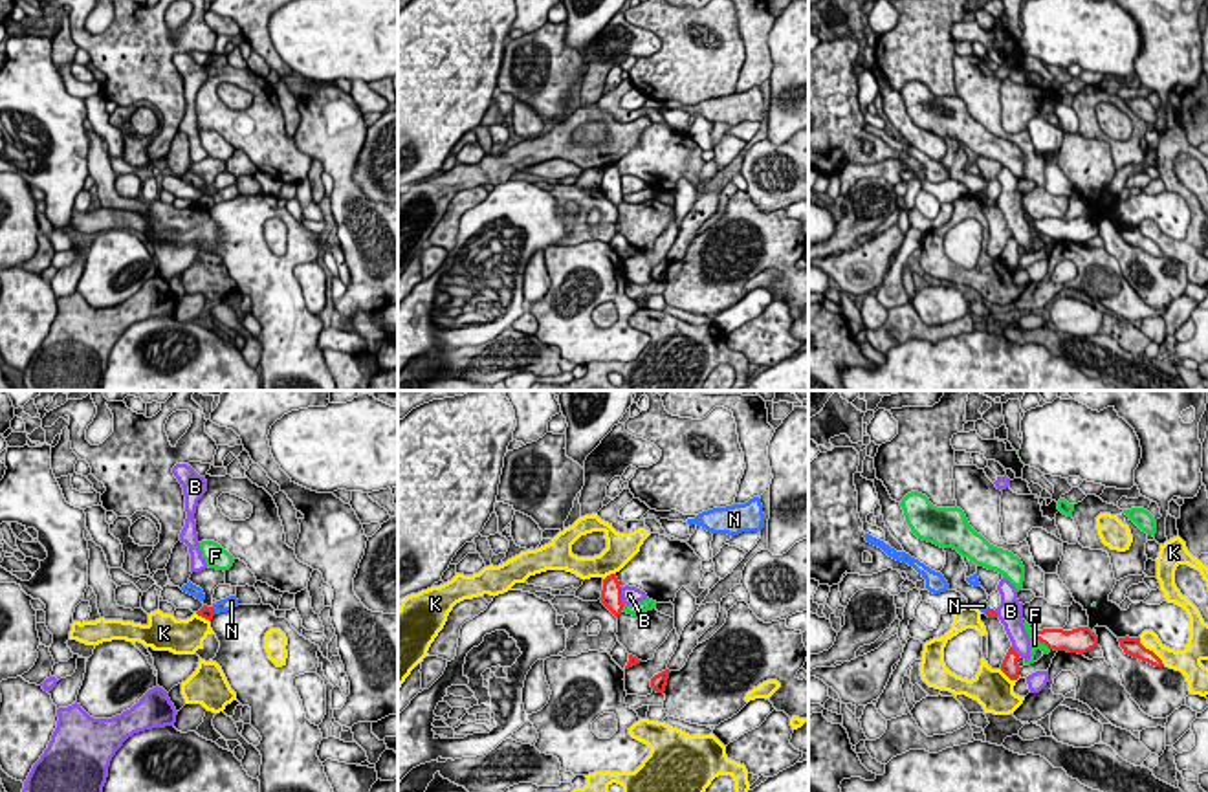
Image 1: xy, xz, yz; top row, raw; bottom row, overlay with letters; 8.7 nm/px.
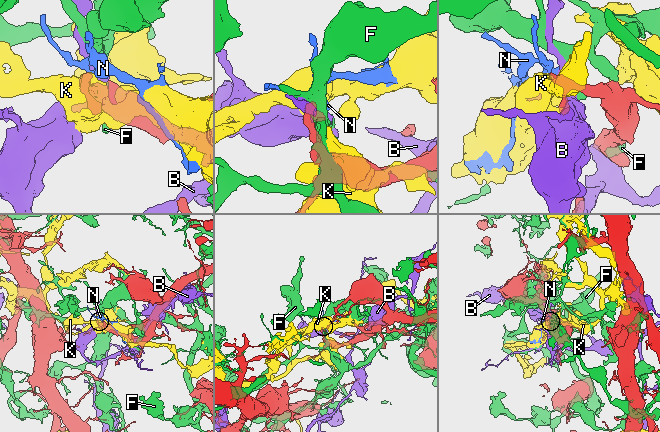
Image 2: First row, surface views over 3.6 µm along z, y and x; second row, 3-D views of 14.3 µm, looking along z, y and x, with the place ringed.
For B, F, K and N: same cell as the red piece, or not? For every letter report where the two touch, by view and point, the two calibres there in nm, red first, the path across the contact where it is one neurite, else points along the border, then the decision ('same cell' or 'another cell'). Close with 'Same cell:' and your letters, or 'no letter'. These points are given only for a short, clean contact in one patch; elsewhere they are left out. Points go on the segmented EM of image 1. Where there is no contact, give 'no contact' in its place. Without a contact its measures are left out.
B: xz (620, 596) | 190/160 nm | another cell
F: yz (1040, 640) | 190/100 nm | another cell
K: yz (1152, 651) | 160/170 nm | another cell
N: xy (213, 611) | 120/120 nm | along xy (211, 607), (215, 613) | another cell
Same cell: no letter

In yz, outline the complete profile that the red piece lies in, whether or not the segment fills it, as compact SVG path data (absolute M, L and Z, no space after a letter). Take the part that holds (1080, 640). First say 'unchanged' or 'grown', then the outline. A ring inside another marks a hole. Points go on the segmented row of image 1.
unchanged | M1078 627L1072 631L1043 629L1032 631L1034 638L1054 651L1067 651L1083 654L1098 647L1098 636L1089 627Z

